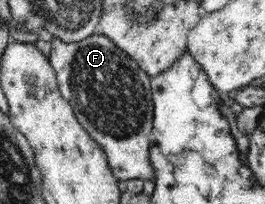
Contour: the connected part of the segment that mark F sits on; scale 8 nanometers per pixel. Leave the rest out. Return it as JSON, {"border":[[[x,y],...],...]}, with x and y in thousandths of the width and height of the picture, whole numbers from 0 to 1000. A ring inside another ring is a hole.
{"border":[[[377,157],[317,196],[245,211],[219,181],[192,206],[189,314],[208,343],[234,471],[268,510],[287,578],[340,667],[392,730],[430,868],[449,887],[517,882],[589,892],[589,838],[566,799],[566,652],[577,608],[570,382],[453,245],[430,206]]]}

